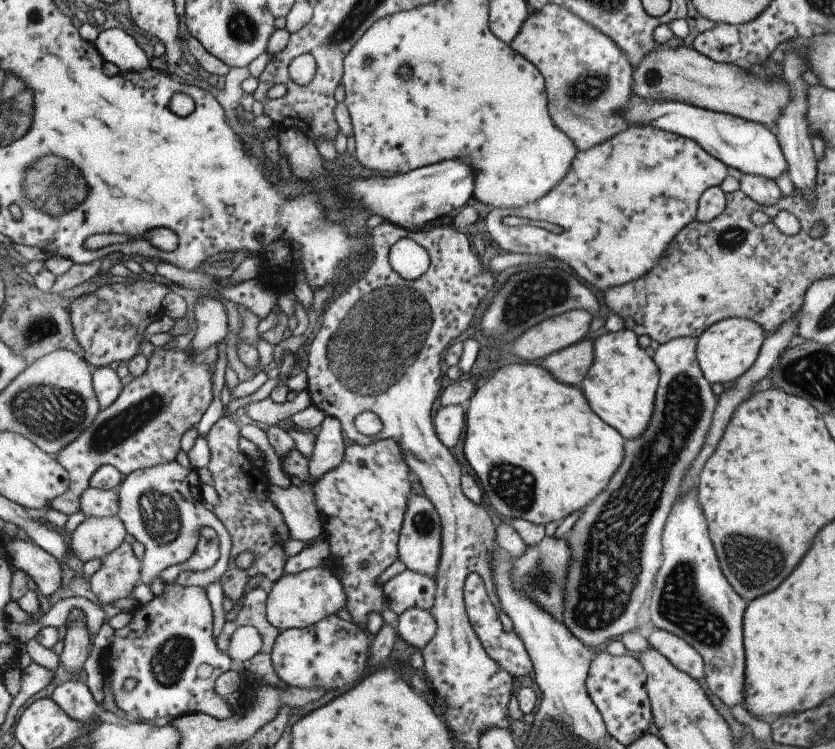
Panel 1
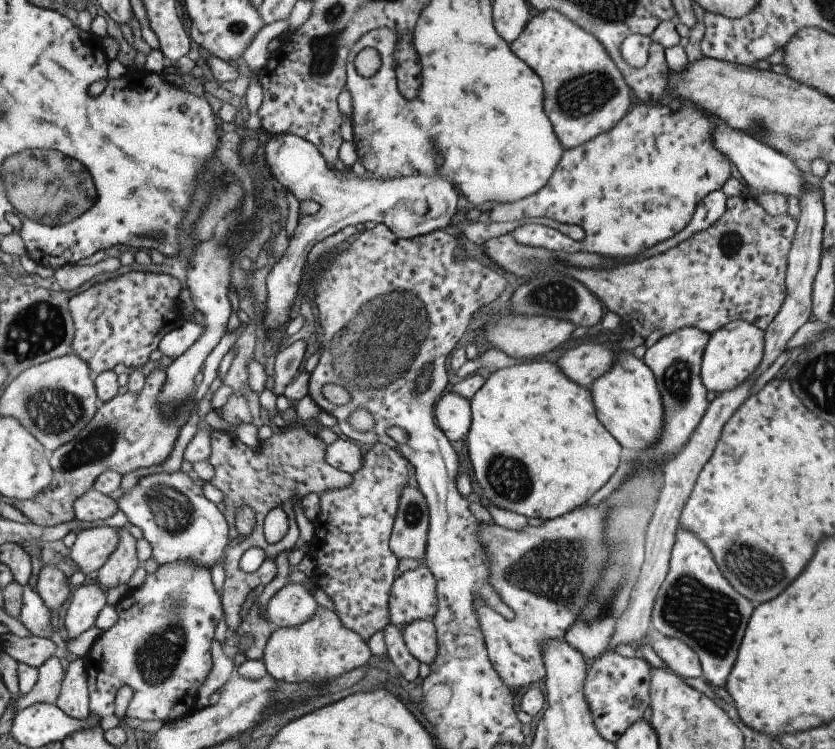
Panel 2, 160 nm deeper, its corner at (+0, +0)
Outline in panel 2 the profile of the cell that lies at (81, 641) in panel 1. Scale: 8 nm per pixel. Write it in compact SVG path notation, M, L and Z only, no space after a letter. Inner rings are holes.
M97 583L75 587L63 623L69 639L94 625L97 613L106 605L105 597L105 590Z

